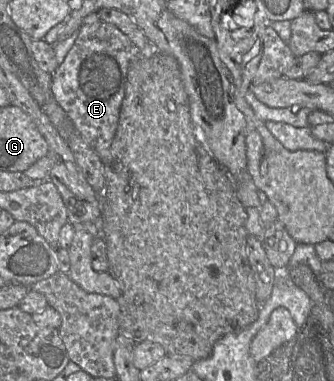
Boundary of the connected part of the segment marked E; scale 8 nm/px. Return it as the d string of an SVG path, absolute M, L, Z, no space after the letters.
M103 21L82 24L72 48L52 73L51 89L55 100L100 157L109 149L117 130L128 67L134 52L133 43L114 24Z

